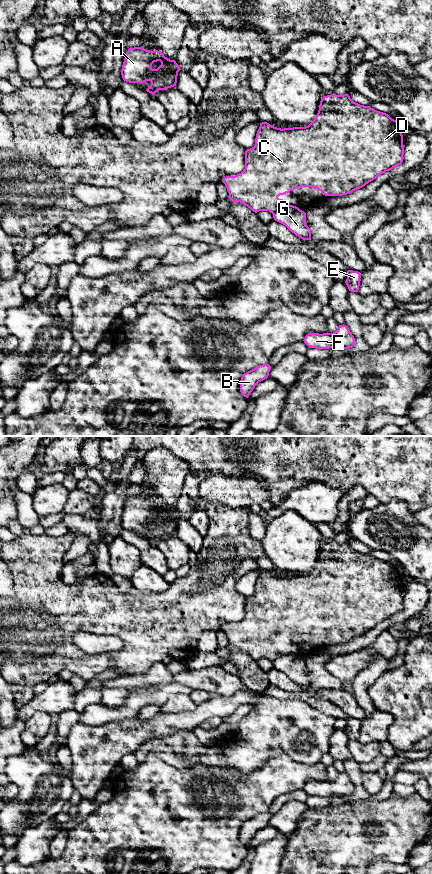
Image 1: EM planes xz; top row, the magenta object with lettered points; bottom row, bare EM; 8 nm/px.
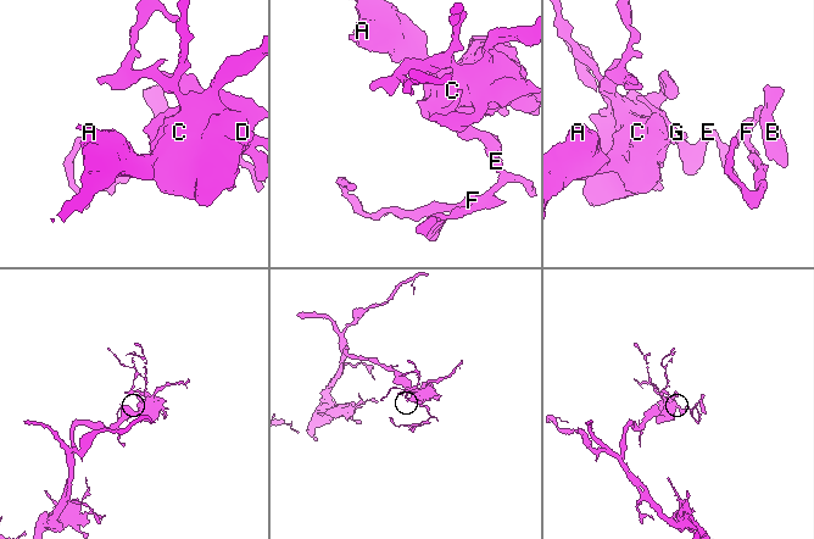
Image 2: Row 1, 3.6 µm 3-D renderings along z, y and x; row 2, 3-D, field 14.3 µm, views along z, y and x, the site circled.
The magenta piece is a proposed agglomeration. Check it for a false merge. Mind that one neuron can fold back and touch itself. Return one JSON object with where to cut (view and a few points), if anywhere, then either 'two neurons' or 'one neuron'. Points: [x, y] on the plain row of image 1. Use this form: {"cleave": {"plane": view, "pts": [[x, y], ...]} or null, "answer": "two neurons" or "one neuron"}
{"cleave": null, "answer": "one neuron"}

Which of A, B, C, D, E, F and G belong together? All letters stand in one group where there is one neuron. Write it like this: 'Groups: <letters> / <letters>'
Groups: A B C D E F G

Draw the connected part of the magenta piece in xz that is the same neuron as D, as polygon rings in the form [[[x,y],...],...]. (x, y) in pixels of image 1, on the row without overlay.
[[[331,542],[321,546],[318,561],[308,574],[281,577],[267,570],[260,571],[255,593],[245,599],[245,617],[235,624],[224,625],[222,630],[232,650],[240,650],[255,661],[269,659],[275,669],[285,673],[296,684],[311,688],[311,677],[305,670],[306,661],[289,653],[287,648],[279,647],[280,643],[301,635],[318,637],[325,644],[347,643],[401,613],[403,603],[402,578],[396,568],[370,554],[354,550],[348,542]]]

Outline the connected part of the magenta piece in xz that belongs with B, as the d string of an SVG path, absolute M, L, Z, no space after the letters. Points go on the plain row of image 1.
M269 812L259 813L256 816L244 821L240 828L240 840L248 846L255 834L268 826L271 814Z

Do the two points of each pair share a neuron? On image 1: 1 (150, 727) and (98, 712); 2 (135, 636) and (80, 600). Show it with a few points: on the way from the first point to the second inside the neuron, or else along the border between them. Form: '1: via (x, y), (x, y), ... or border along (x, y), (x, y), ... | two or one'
1: border along (137, 715), (114, 719), (98, 725) | two
2: via (121, 624), (105, 609), (94, 606) | one

